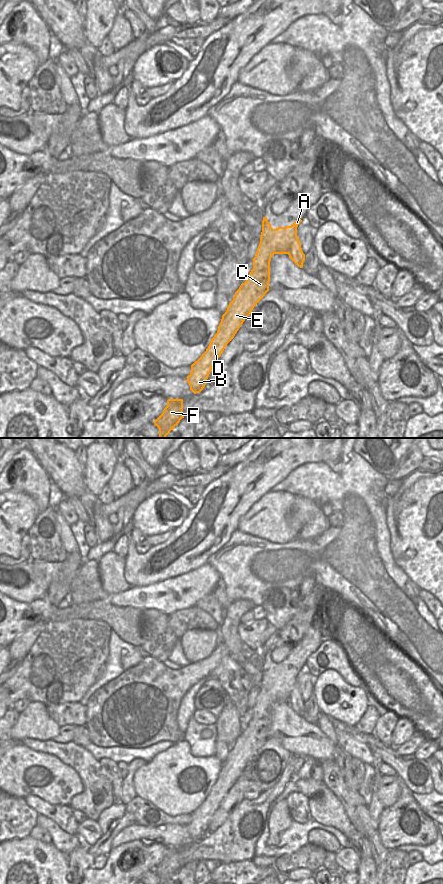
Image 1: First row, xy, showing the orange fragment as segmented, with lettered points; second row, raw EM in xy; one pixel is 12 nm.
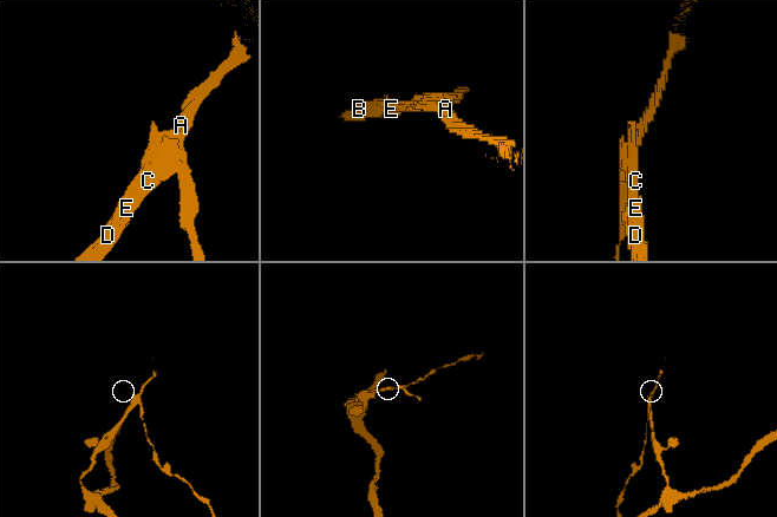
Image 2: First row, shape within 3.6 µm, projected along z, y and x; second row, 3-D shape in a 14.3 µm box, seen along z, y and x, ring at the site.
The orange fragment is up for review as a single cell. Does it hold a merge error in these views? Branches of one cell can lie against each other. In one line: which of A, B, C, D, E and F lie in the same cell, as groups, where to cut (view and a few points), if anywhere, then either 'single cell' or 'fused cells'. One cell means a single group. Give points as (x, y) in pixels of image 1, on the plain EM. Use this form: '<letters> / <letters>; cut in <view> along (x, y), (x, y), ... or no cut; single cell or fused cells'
A / B C D E F; cut in xy along (290, 674), (288, 677), (294, 683), (294, 687), (287, 701); fused cells

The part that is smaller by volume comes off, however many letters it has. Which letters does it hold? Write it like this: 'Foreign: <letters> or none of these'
Foreign: A

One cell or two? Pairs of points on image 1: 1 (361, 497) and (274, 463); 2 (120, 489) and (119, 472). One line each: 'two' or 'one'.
1: two
2: one

